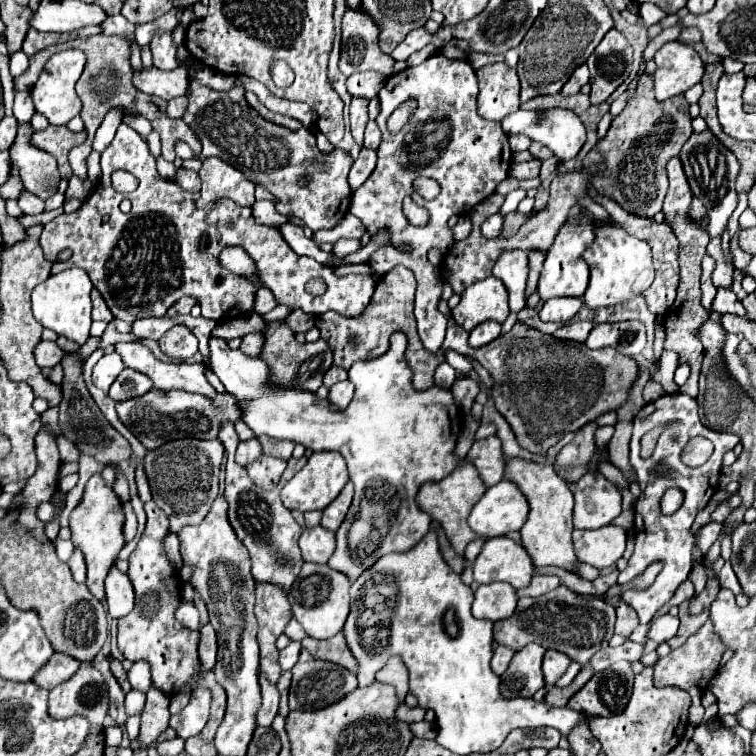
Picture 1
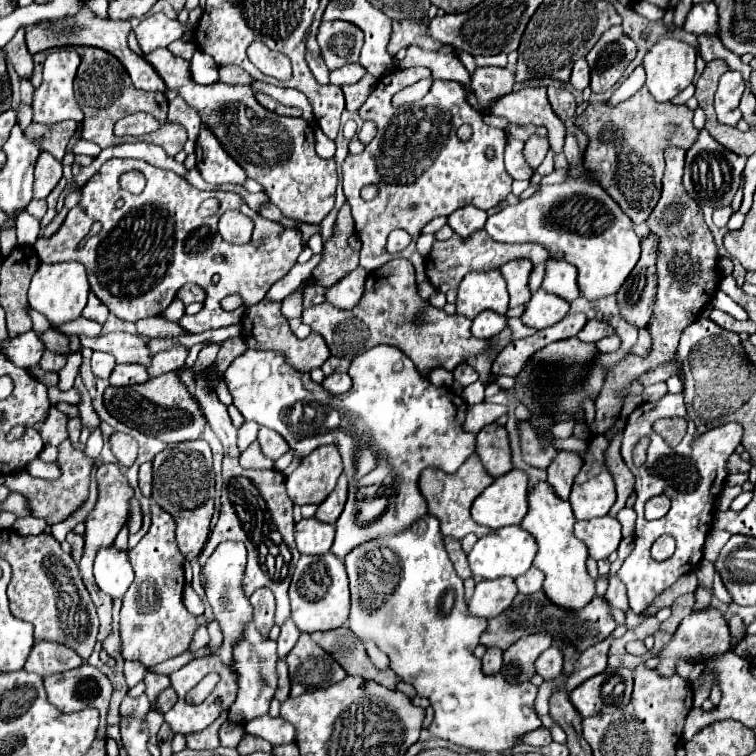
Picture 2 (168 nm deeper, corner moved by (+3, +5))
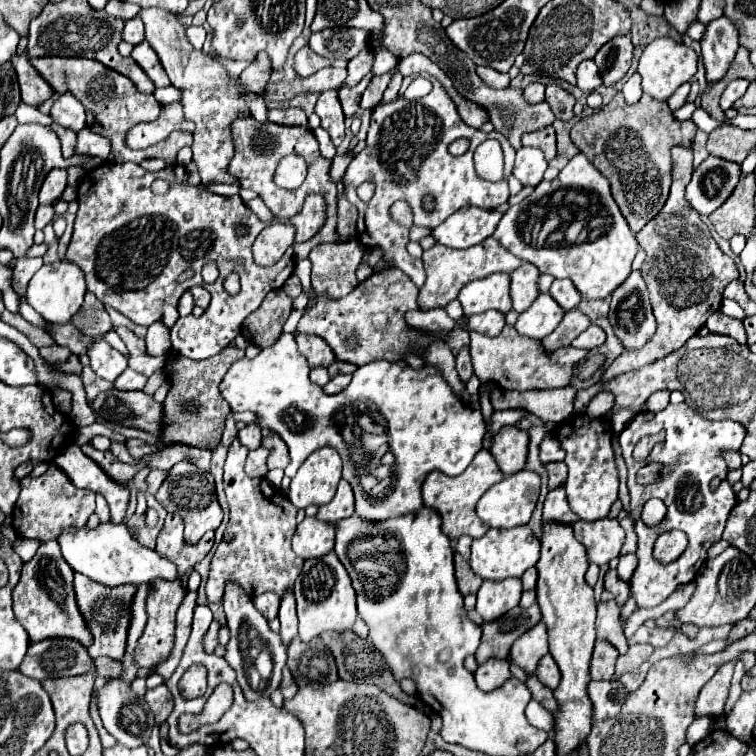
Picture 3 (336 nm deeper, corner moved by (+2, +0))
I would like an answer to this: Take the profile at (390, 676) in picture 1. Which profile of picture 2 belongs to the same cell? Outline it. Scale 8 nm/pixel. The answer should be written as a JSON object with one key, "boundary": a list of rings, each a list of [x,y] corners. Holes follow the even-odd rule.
{"boundary":[[[366,646],[366,650],[368,650],[368,656],[376,668],[380,668],[380,670],[388,668],[388,656],[384,656],[384,652],[380,652],[376,646]]]}

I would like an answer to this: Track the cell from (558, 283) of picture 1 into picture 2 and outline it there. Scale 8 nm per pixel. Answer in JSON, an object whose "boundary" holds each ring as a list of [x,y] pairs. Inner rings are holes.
{"boundary":[[[548,260],[546,266],[546,278],[542,282],[542,288],[546,292],[552,292],[566,302],[574,302],[580,296],[578,284],[576,284],[576,268],[566,262]]]}

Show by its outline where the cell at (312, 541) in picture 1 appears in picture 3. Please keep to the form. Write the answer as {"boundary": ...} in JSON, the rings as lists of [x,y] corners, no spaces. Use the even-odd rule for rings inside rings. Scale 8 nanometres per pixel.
{"boundary":[[[305,517],[303,523],[297,525],[293,537],[293,551],[301,559],[323,557],[331,553],[335,547],[335,525],[323,523],[315,517]]]}

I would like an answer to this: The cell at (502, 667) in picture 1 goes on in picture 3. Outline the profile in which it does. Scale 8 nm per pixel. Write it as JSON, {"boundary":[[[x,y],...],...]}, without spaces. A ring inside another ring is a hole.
{"boundary":[[[489,659],[483,665],[479,665],[479,669],[475,671],[477,687],[483,691],[491,691],[503,685],[509,677],[511,677],[509,661],[503,661],[503,659]]]}

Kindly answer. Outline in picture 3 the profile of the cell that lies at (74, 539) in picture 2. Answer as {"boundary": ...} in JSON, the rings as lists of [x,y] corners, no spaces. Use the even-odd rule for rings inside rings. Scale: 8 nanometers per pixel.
{"boundary":[[[49,463],[47,473],[35,479],[23,479],[21,481],[21,493],[13,509],[13,529],[21,537],[29,539],[57,539],[65,529],[69,527],[85,527],[89,515],[95,511],[96,494],[87,489],[77,489],[71,479],[61,471],[55,463]],[[41,481],[41,483],[39,483]]]}

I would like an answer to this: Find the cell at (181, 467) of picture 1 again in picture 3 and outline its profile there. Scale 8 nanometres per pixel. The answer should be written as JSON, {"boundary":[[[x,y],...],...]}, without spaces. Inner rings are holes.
{"boundary":[[[179,461],[177,465],[173,465],[169,469],[165,481],[161,483],[155,497],[163,505],[163,509],[167,509],[169,513],[177,513],[183,519],[183,523],[185,523],[185,541],[191,543],[191,545],[195,545],[203,537],[205,531],[217,529],[221,525],[223,511],[217,503],[213,475],[209,471],[199,469],[191,461]]]}

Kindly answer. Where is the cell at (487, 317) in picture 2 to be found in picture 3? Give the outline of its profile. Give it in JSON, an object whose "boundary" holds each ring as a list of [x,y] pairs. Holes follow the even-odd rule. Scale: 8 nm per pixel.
{"boundary":[[[485,311],[475,317],[467,317],[467,329],[477,331],[481,335],[495,337],[505,327],[505,315],[499,311]]]}

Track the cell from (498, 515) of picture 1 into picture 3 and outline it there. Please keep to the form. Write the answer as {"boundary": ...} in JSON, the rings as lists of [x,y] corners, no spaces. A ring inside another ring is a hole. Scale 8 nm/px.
{"boundary":[[[519,471],[515,475],[507,475],[501,483],[493,485],[477,503],[477,517],[487,525],[487,527],[521,527],[527,525],[537,497],[539,497],[539,487],[541,479],[533,471]]]}

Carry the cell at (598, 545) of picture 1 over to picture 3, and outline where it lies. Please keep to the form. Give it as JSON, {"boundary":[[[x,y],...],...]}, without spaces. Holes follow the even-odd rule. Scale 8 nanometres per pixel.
{"boundary":[[[599,519],[593,523],[575,521],[573,523],[575,539],[585,545],[589,561],[595,565],[607,565],[611,559],[619,557],[625,531],[617,519]]]}

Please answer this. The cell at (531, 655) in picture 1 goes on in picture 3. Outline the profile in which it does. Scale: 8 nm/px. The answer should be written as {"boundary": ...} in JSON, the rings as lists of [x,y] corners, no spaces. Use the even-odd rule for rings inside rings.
{"boundary":[[[539,623],[535,629],[523,633],[511,647],[511,661],[527,673],[535,673],[537,663],[543,655],[547,655],[547,629]]]}

